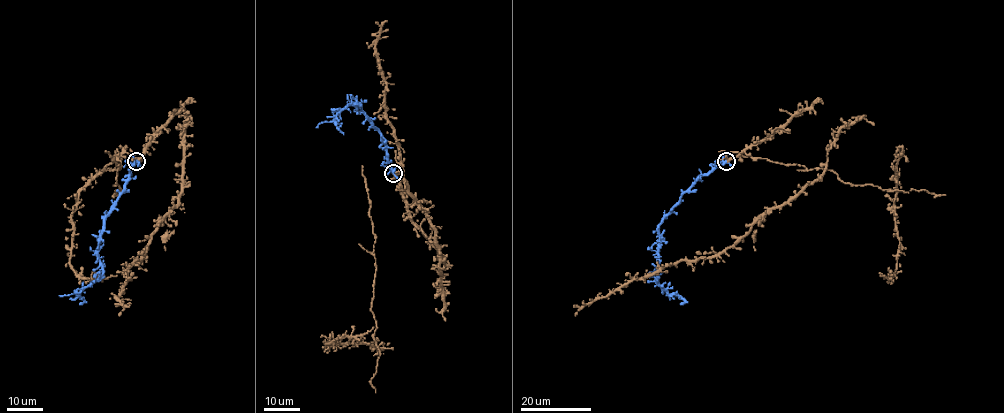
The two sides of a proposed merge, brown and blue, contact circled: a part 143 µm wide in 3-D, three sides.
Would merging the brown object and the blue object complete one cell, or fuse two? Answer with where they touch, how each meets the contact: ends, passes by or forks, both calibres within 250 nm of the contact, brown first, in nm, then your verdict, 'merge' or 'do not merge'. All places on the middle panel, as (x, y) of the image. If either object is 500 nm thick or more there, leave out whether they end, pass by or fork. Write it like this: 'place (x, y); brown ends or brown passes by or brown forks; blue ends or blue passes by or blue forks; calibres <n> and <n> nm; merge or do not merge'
place (393, 173); brown passes by; blue forks; calibres 380 and 320 nm; merge

